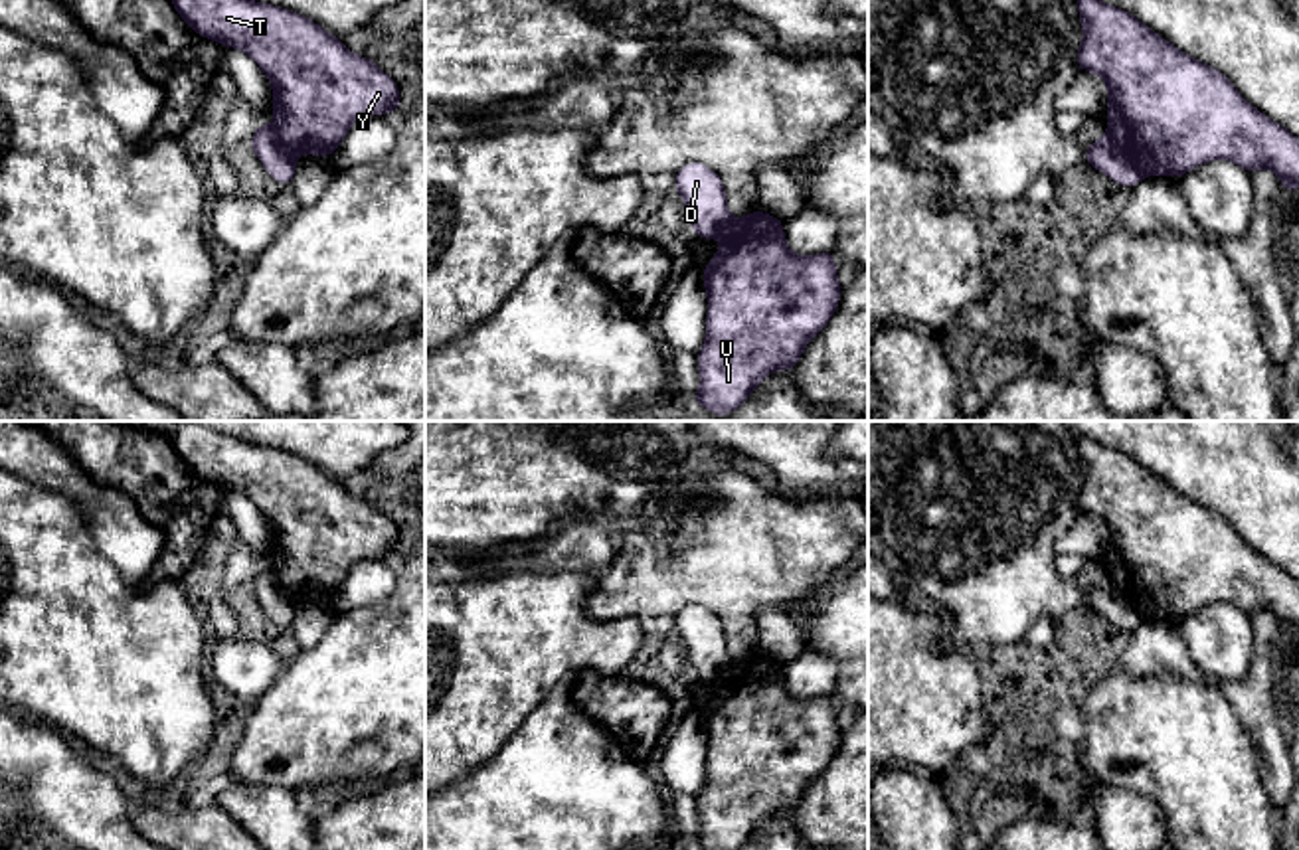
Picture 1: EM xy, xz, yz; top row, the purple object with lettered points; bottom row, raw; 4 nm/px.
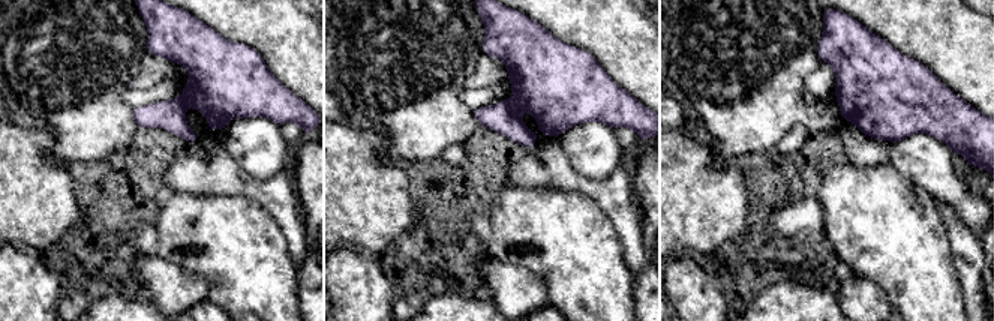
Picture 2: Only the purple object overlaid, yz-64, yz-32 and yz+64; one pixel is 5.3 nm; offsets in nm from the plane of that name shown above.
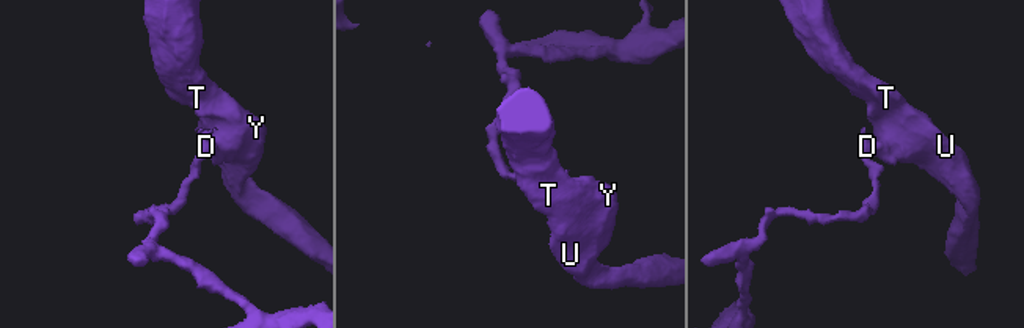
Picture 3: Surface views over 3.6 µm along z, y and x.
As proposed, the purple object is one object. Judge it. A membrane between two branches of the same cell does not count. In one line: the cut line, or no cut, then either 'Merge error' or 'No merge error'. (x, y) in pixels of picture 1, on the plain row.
Split along yz (1108, 574), (1147, 617). Merge error

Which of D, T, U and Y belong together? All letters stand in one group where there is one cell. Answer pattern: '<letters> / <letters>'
D / T U Y

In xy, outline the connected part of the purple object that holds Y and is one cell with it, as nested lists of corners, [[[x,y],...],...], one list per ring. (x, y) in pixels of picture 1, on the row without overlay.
[[[178,421],[168,441],[196,476],[245,494],[269,520],[273,567],[297,599],[332,599],[356,561],[401,548],[388,516],[297,455],[196,421]]]

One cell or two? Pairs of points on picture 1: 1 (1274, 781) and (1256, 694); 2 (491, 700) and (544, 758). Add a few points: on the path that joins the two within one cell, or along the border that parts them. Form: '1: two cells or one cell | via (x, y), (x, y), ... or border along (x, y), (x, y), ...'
1: one cell | via (1274, 760), (1258, 716)
2: two cells | border along (548, 692), (487, 762)

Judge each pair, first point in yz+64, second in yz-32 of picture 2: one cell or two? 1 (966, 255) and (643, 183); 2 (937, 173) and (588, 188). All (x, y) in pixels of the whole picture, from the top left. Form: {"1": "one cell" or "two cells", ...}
{"1": "two cells", "2": "two cells"}

